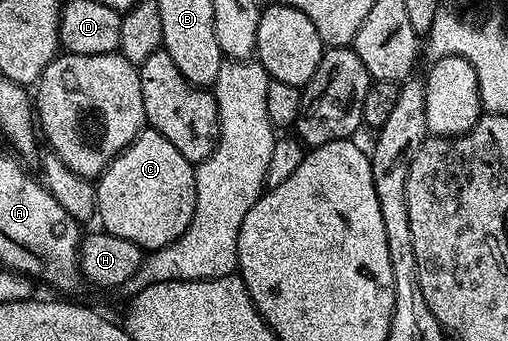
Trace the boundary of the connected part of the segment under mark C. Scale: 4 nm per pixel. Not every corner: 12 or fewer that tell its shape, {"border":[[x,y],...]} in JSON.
{"border":[[142,130],[96,179],[100,229],[146,252],[191,224],[196,175]]}

